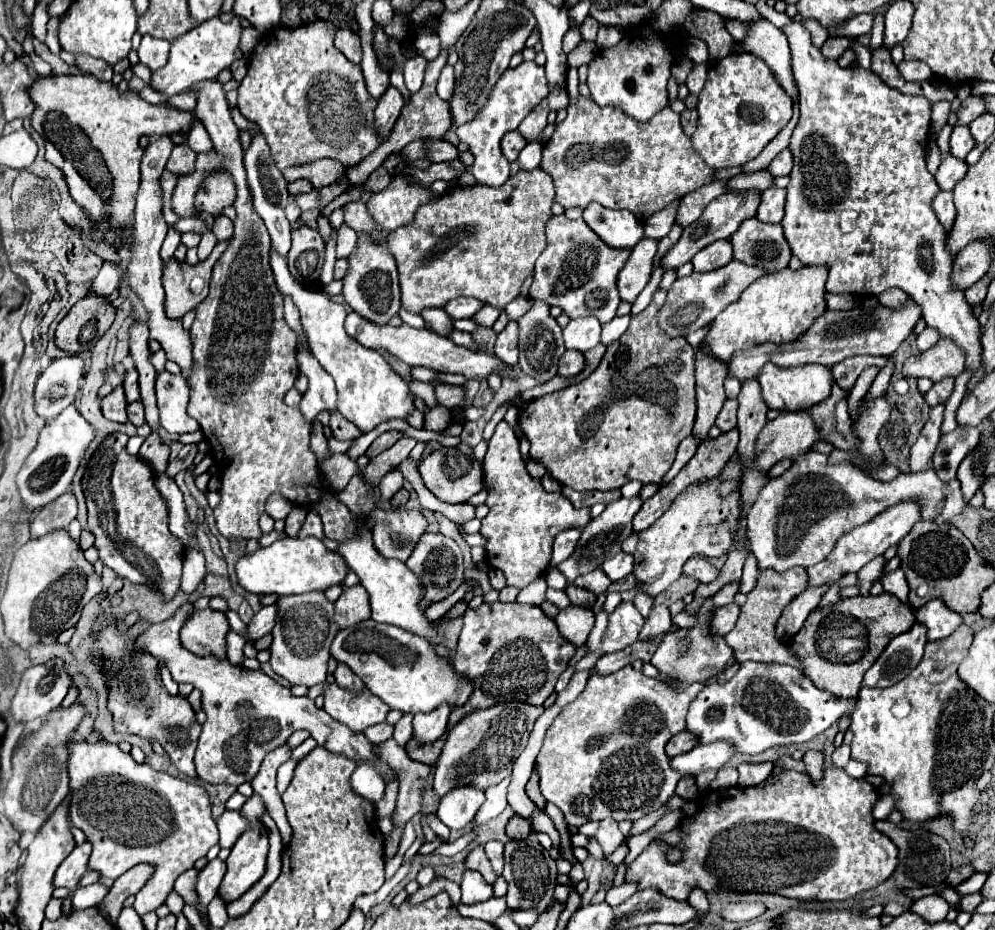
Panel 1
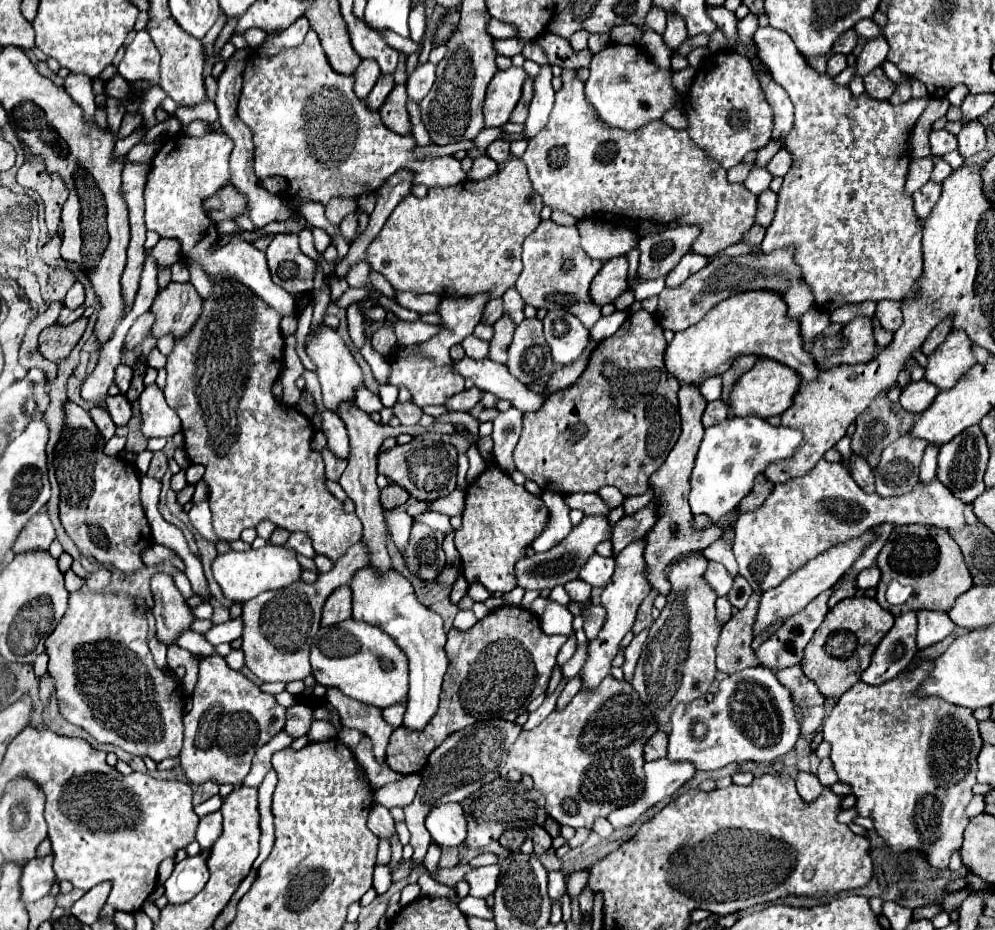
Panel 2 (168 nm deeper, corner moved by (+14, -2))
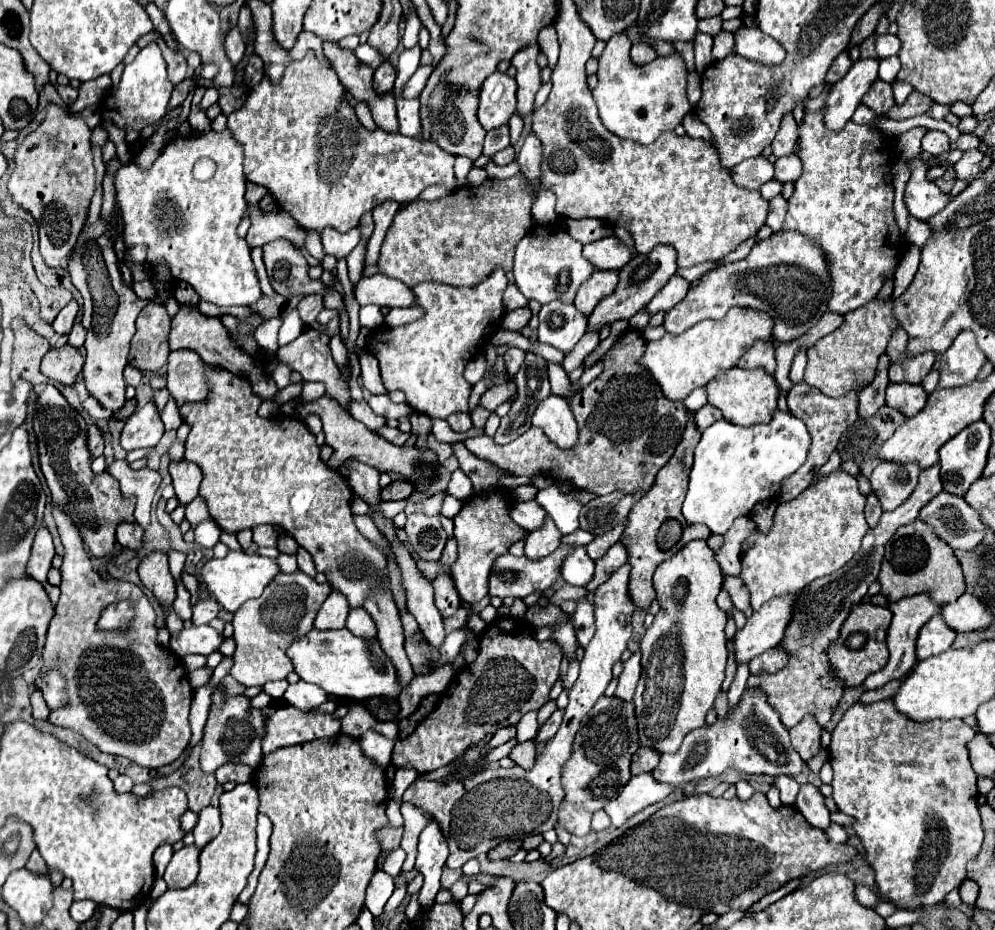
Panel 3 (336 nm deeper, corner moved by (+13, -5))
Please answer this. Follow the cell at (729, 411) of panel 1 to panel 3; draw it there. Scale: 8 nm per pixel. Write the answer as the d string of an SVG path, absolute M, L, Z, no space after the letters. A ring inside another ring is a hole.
M709 403L695 413L695 423L697 423L697 429L699 429L699 431L705 431L709 425L713 425L713 423L719 421L719 419L723 419L721 411L717 411L717 407L713 407L713 405L709 405Z

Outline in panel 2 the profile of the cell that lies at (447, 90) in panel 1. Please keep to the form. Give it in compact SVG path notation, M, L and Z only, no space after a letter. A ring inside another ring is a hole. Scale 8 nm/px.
M432 62L418 64L406 82L408 96L420 102L428 94L428 88L432 88L432 84L434 84L434 64Z

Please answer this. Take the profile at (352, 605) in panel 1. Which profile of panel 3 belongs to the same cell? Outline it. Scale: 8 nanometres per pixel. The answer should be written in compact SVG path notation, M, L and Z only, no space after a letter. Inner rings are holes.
M333 591L327 601L321 605L317 617L315 617L315 629L343 629L345 627L345 619L349 615L349 603L345 599L345 595L341 595L339 591Z

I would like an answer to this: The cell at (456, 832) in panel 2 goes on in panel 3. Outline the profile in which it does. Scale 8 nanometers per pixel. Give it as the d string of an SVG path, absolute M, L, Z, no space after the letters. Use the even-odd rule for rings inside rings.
M429 823L419 835L419 855L415 869L423 873L425 883L419 891L419 905L423 909L435 903L435 895L441 889L441 869L449 857L449 847L445 843L445 835L441 835L439 823Z

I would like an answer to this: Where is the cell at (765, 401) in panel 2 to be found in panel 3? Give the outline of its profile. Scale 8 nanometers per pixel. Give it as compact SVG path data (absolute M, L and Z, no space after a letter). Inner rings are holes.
M733 367L729 371L721 371L717 379L707 383L707 393L709 393L709 403L721 409L727 421L737 425L769 423L769 419L773 419L773 411L777 409L777 399L779 399L779 387L775 377L769 375L767 371L761 371L761 367L757 369Z

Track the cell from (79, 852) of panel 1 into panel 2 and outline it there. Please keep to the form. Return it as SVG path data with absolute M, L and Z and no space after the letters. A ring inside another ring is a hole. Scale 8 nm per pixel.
M52 856L32 858L22 866L20 874L20 896L24 902L36 902L48 896L56 876L52 876Z

